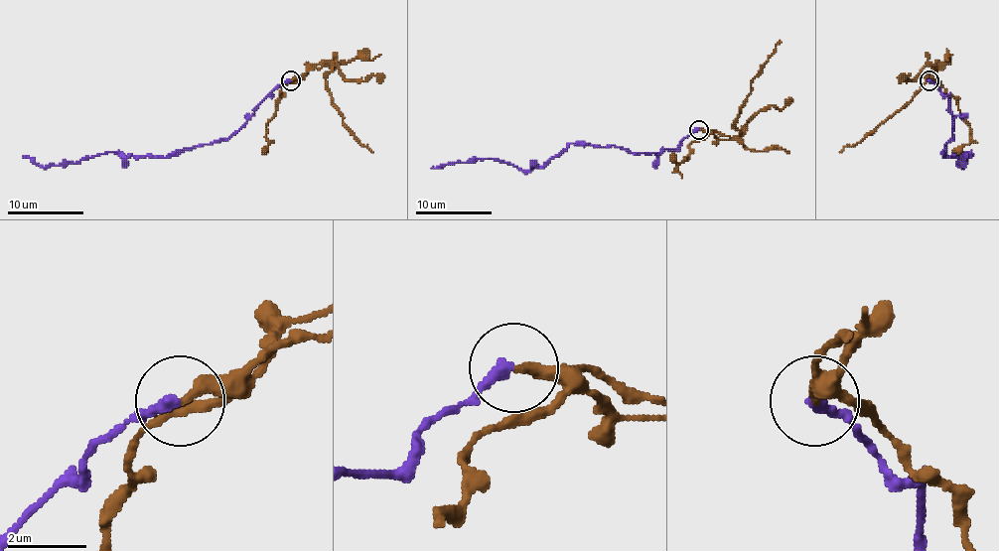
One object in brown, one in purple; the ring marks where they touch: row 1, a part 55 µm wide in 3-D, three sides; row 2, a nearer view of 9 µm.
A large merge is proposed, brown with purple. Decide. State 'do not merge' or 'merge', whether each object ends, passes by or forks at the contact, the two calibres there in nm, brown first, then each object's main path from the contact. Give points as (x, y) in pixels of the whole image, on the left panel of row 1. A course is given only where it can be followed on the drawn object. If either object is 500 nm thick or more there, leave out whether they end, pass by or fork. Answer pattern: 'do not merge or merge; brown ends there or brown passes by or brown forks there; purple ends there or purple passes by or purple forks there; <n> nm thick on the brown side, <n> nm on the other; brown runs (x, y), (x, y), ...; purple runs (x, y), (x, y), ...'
do not merge; brown ends there; purple ends there; 300 nm thick on the brown side, 320 nm on the other; brown runs (291, 81), (327, 62), (331, 71), (325, 86), (331, 102), (352, 135), (371, 152); purple runs (291, 81), (279, 84), (227, 138), (176, 150), (165, 158), (111, 152), (44, 167), (23, 156)

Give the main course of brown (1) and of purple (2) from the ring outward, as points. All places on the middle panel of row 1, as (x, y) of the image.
1: (699, 130), (735, 137), (739, 132), (733, 124), (739, 109), (760, 67), (780, 40)
2: (699, 130), (676, 149), (660, 153), (573, 143), (542, 168), (519, 170), (493, 159), (431, 168)

